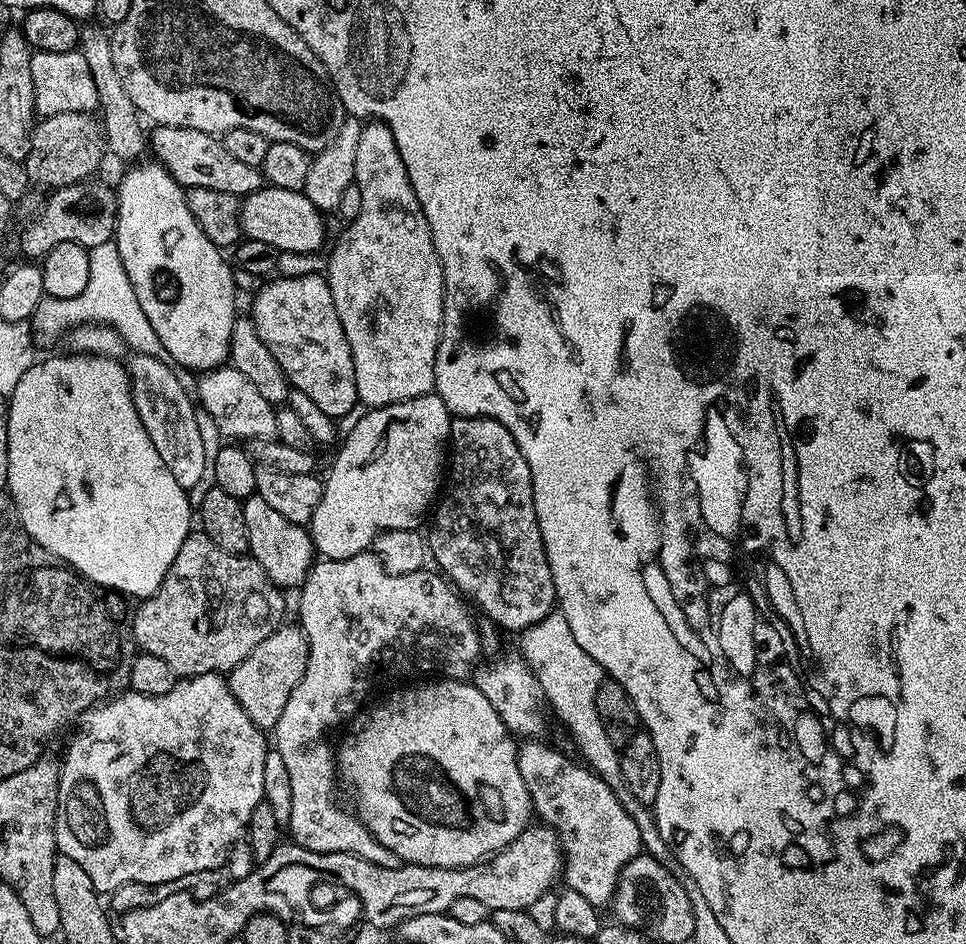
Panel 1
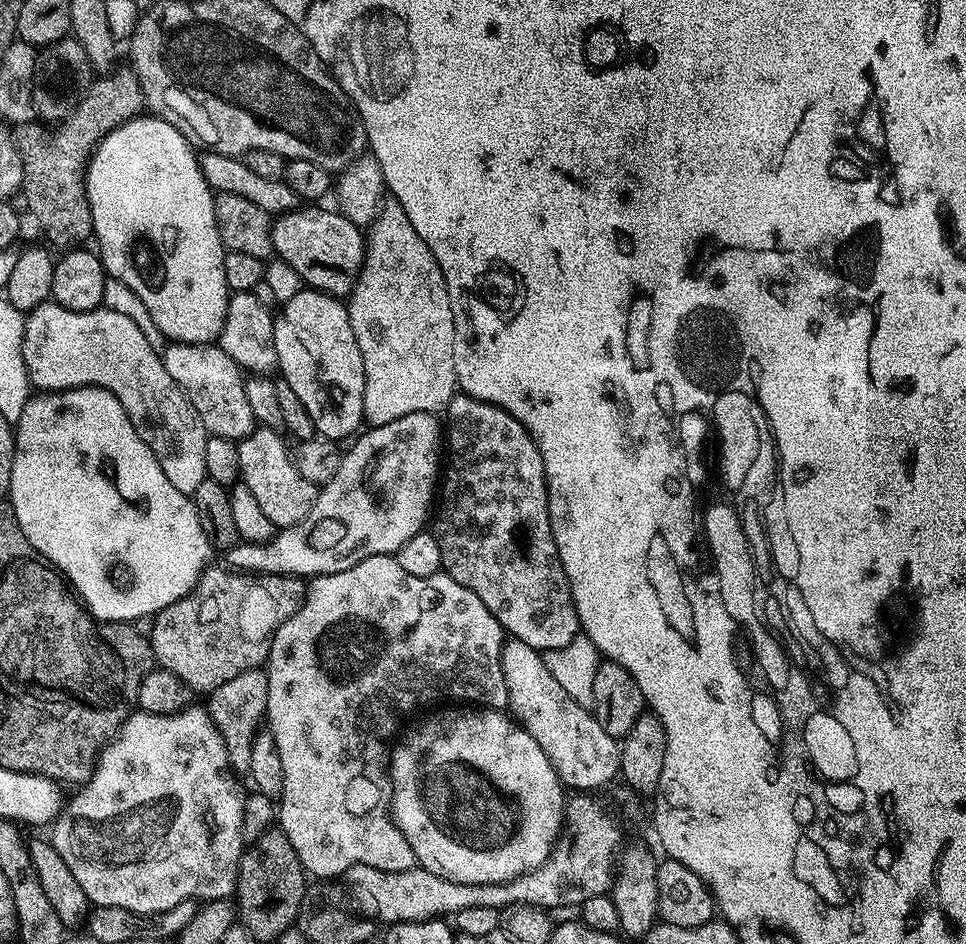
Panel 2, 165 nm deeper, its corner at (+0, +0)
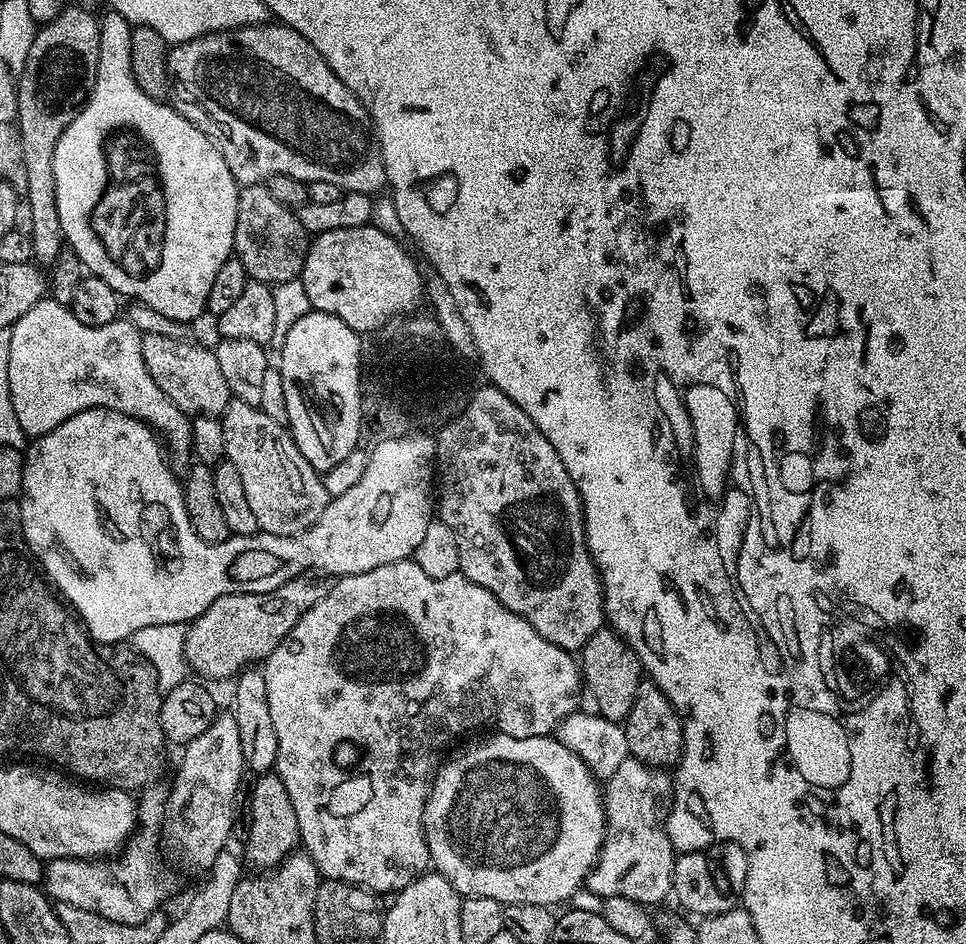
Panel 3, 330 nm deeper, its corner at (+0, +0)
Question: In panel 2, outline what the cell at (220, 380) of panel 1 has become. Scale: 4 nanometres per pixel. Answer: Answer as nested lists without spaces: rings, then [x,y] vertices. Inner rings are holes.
[[[172,342],[163,349],[162,355],[166,374],[174,378],[174,382],[184,391],[194,410],[198,410],[198,418],[202,418],[208,433],[239,442],[252,432],[257,421],[251,412],[250,403],[246,400],[242,369],[234,362],[234,358],[230,358],[230,354],[220,348],[219,343]]]

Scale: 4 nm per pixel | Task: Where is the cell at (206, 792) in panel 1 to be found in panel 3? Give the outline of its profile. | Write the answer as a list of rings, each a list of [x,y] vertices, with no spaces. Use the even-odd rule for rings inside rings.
[[[152,790],[145,791],[141,796],[144,797],[139,797],[138,800],[138,830],[128,837],[127,844],[115,858],[107,862],[101,862],[96,858],[91,860],[62,858],[47,861],[42,888],[56,904],[78,906],[78,910],[90,910],[90,914],[102,914],[102,918],[110,918],[110,922],[123,924],[140,924],[161,907],[160,903],[168,896],[168,884],[160,877],[160,836],[162,840],[162,825],[166,820],[166,800],[163,795],[155,796]]]

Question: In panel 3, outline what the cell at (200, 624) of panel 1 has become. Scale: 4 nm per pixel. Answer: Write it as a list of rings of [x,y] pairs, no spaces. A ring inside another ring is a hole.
[[[307,575],[295,576],[282,586],[258,594],[226,594],[218,598],[198,619],[186,628],[184,660],[197,677],[208,680],[228,680],[240,675],[245,668],[269,659],[272,651],[294,630],[294,626],[317,604],[322,595]]]

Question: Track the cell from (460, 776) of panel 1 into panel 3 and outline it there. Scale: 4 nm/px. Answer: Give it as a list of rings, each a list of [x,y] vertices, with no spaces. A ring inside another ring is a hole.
[[[492,734],[492,737],[490,737],[489,740],[480,740],[477,744],[470,745],[465,752],[458,753],[453,760],[447,760],[448,759],[445,759],[443,763],[437,767],[436,775],[432,777],[432,782],[428,790],[428,800],[424,804],[424,837],[428,843],[428,858],[431,867],[439,872],[440,875],[445,876],[445,878],[454,886],[454,890],[460,893],[461,897],[485,896],[486,898],[494,898],[494,902],[498,902],[505,906],[510,904],[533,904],[534,906],[542,906],[543,908],[557,906],[556,904],[562,903],[563,900],[566,900],[566,902],[571,901],[573,896],[585,887],[588,879],[588,872],[595,866],[596,859],[600,857],[600,847],[604,845],[604,798],[602,795],[602,788],[598,783],[596,776],[594,776],[591,769],[584,764],[584,761],[579,757],[579,754],[571,752],[555,735],[535,736],[534,738],[514,738],[513,736],[505,736],[503,734]]]

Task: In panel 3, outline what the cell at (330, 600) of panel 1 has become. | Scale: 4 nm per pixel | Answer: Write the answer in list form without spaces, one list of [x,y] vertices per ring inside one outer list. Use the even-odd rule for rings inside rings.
[[[409,558],[395,560],[386,566],[374,566],[374,570],[366,570],[353,576],[339,577],[333,584],[336,585],[329,592],[327,589],[313,608],[306,610],[306,614],[302,614],[302,618],[294,626],[294,630],[290,630],[290,634],[286,634],[284,641],[272,651],[271,657],[263,661],[262,664],[264,677],[266,678],[266,698],[270,702],[270,719],[274,721],[274,734],[278,738],[278,758],[276,759],[274,771],[277,776],[282,778],[282,782],[286,786],[286,794],[290,794],[290,803],[294,806],[294,814],[298,818],[298,830],[300,831],[300,843],[303,851],[315,862],[316,869],[319,870],[321,877],[329,880],[341,880],[347,884],[357,884],[359,888],[366,888],[369,892],[377,894],[385,894],[384,892],[395,894],[401,892],[406,886],[410,886],[410,882],[414,882],[419,876],[423,876],[430,868],[428,843],[424,837],[424,804],[428,800],[428,790],[432,777],[436,775],[438,767],[436,756],[441,755],[440,757],[443,757],[445,755],[443,752],[451,746],[452,740],[466,735],[467,732],[474,731],[475,728],[488,728],[491,724],[496,727],[493,729],[497,733],[513,736],[514,738],[553,735],[560,723],[580,707],[580,697],[582,695],[580,665],[573,653],[554,646],[554,642],[546,642],[546,638],[542,638],[542,634],[538,634],[538,630],[534,630],[534,626],[530,626],[530,622],[526,622],[518,614],[506,610],[506,606],[502,606],[502,602],[498,602],[498,598],[494,598],[494,594],[490,594],[490,590],[478,586],[478,582],[470,582],[466,577],[461,576],[459,572],[450,574],[446,578],[430,578],[430,574],[426,574],[426,570],[422,570],[422,566],[418,566],[415,559]]]

